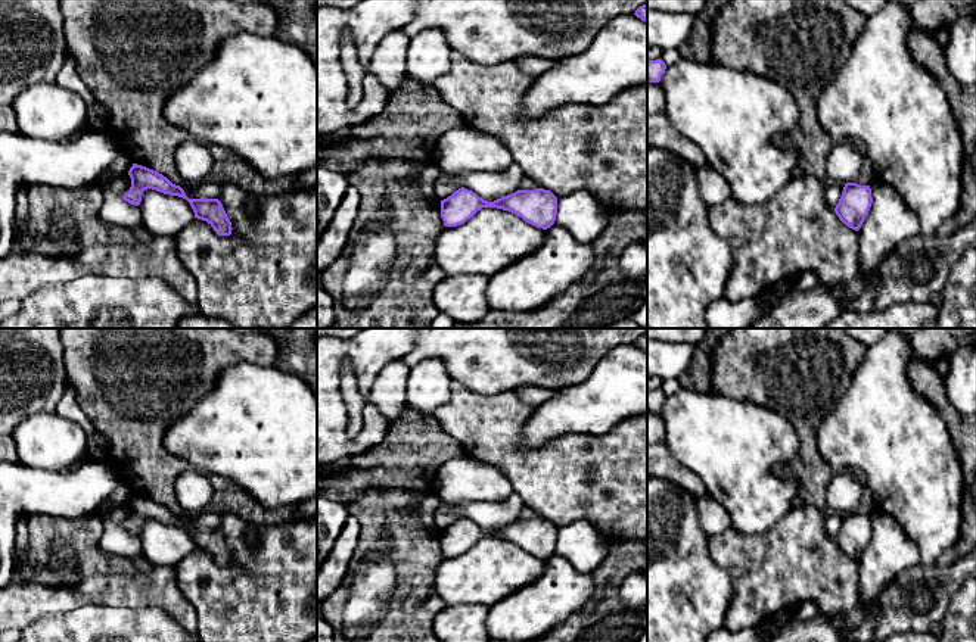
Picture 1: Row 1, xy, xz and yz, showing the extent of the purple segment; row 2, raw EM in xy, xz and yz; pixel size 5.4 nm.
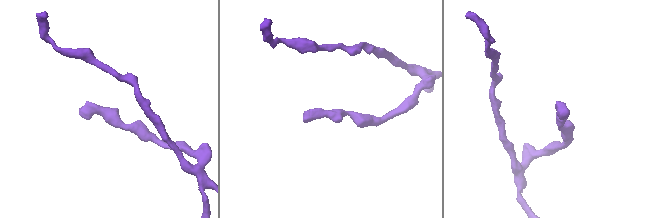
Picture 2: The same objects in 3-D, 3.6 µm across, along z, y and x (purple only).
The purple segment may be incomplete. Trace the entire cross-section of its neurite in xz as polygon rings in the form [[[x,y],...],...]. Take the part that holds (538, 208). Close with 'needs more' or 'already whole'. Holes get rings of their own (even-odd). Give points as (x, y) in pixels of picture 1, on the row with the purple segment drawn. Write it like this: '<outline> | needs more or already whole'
[[[464,187],[441,200],[441,218],[445,227],[457,227],[470,219],[482,208],[497,208],[516,214],[528,224],[547,230],[557,215],[557,197],[544,188],[517,190],[494,202],[487,202]]] | already whole

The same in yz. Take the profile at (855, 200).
[[[846,183],[834,212],[845,225],[858,231],[868,215],[871,203],[870,186]]] | already whole

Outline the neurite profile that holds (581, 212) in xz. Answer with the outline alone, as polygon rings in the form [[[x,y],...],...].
[[[587,190],[557,197],[556,224],[565,227],[578,241],[590,241],[607,225],[609,208]]]

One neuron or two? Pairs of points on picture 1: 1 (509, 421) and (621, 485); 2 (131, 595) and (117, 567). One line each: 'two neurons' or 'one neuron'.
1: one neuron
2: two neurons

